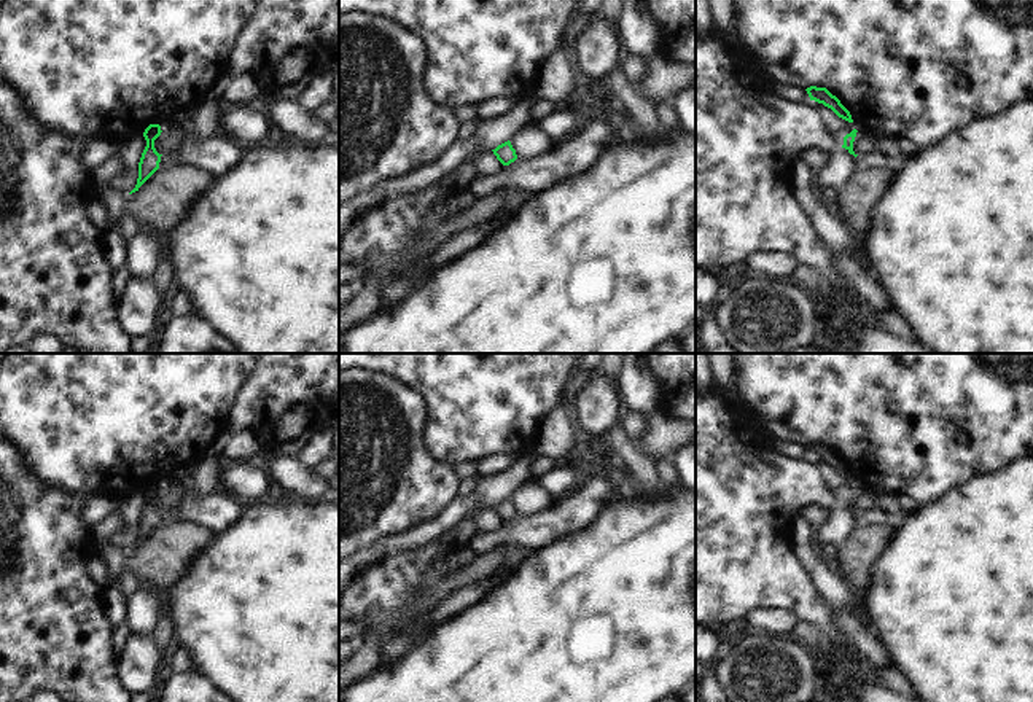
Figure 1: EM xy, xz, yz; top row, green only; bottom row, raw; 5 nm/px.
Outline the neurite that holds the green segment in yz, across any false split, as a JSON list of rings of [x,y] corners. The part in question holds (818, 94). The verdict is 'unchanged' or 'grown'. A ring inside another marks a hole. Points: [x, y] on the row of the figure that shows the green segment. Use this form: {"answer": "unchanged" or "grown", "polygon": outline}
{"answer": "unchanged", "polygon": [[[810,86],[805,91],[810,100],[823,103],[824,107],[831,108],[839,118],[853,123],[850,111],[826,88]]]}

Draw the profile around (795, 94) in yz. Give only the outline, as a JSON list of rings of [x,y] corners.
[[[766,76],[764,78],[772,91],[783,100],[789,102],[789,103],[807,103],[812,102],[807,91],[801,86],[796,84],[788,84],[778,80],[774,80],[772,76]]]

